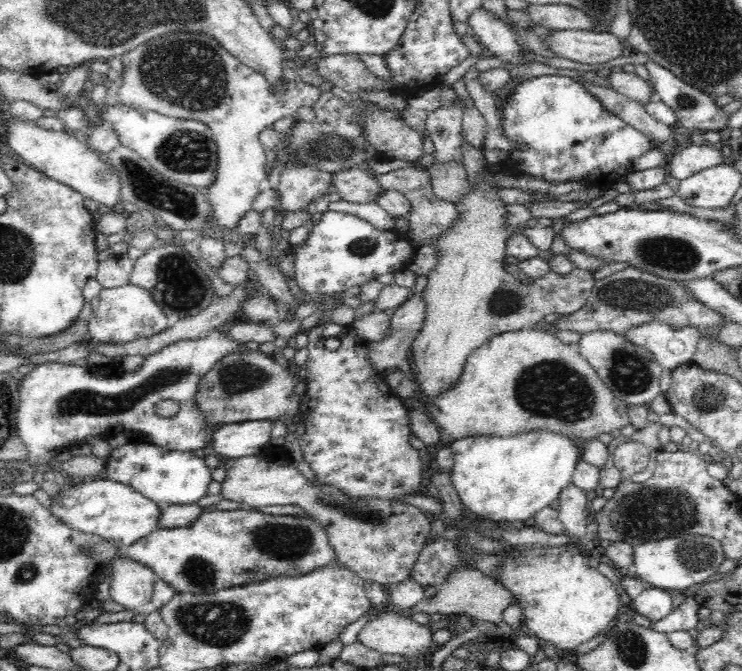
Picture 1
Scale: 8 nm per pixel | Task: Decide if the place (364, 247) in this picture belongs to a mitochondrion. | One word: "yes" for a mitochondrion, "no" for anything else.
yes

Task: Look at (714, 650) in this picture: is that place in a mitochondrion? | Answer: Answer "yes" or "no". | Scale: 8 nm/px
no

